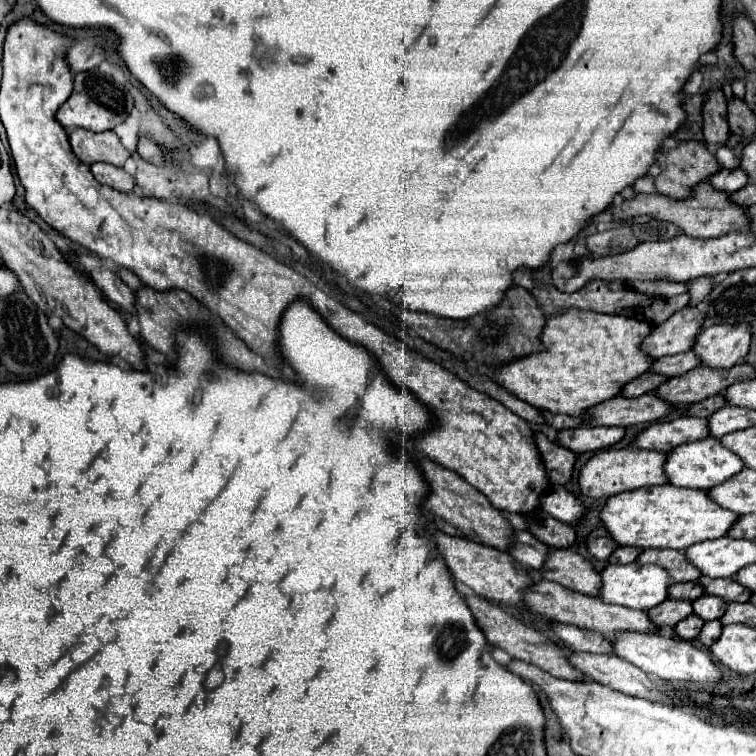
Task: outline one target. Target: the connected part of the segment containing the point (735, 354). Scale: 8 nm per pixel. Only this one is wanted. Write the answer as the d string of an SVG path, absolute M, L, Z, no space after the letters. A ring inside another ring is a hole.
M710 324L698 334L694 352L702 358L704 366L732 368L744 360L750 342L750 324Z

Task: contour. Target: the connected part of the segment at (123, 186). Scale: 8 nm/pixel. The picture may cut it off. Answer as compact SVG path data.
M96 162L90 166L90 170L98 182L112 186L120 192L132 192L132 188L134 188L134 178L124 168L118 168L118 166L106 164L106 162Z

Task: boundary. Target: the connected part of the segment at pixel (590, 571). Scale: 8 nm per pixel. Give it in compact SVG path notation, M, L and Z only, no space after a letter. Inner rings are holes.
M550 550L542 574L546 580L588 596L598 596L598 588L602 588L600 572L594 570L590 560L572 550Z

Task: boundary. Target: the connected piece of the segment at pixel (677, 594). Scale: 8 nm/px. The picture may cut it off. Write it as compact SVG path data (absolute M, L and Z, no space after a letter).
M678 582L670 586L670 598L696 600L700 596L704 596L704 588L700 582Z

